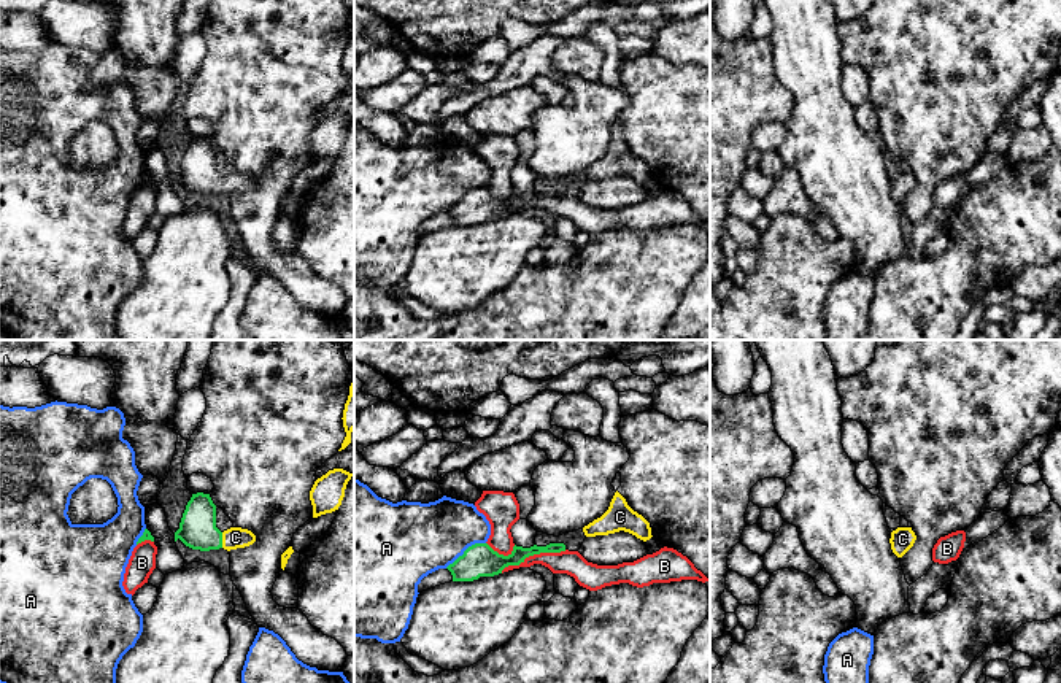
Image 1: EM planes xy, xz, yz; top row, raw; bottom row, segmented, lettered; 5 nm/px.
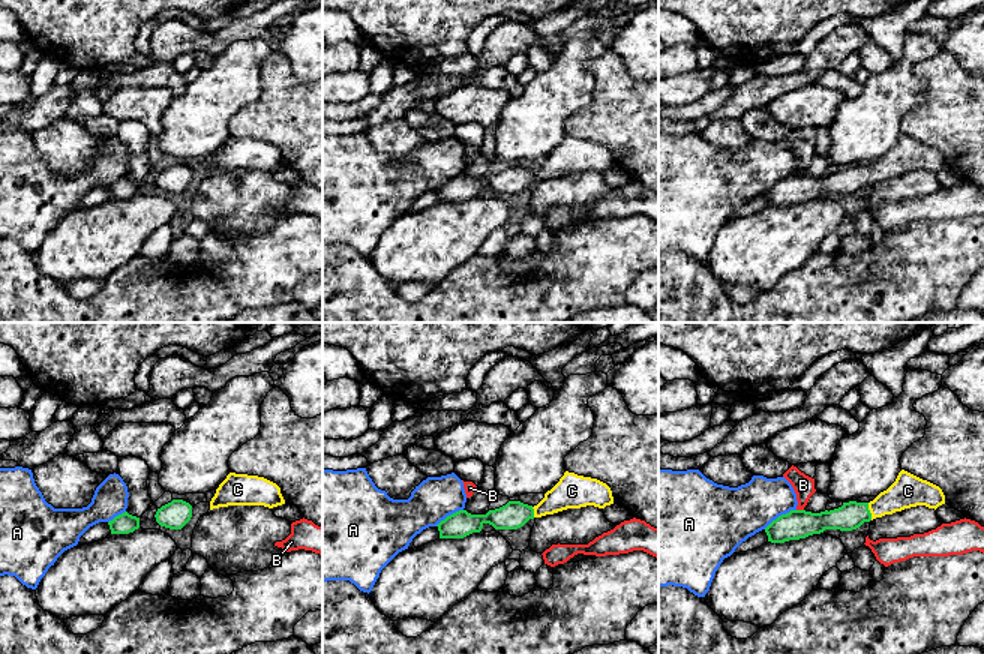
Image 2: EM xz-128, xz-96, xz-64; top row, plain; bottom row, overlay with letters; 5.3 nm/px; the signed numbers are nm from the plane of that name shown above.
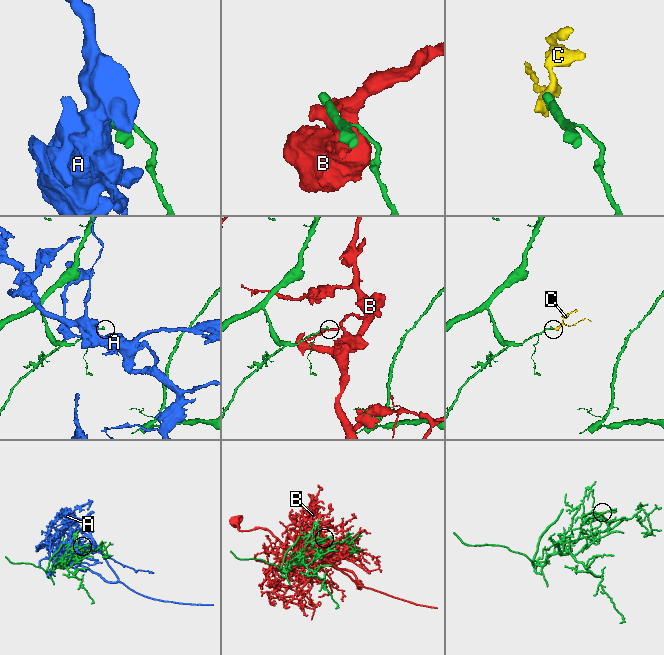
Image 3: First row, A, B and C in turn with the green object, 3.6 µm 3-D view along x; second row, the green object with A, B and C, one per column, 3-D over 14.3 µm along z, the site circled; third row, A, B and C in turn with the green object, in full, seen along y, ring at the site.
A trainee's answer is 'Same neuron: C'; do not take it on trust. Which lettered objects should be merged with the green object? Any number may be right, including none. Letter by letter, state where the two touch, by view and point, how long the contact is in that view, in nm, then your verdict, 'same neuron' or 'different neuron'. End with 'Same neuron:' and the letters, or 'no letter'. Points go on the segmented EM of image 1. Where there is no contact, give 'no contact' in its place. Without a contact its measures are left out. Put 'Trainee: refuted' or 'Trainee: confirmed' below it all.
A: xz (464, 551) | 240 nm | different neuron
B: xz (532, 555) | 360 nm | different neuron
C: xy (221, 540) | 80 nm | same neuron
Same neuron: C
Trainee: confirmed

